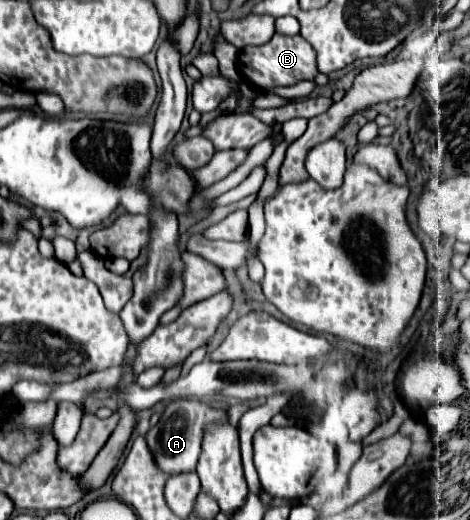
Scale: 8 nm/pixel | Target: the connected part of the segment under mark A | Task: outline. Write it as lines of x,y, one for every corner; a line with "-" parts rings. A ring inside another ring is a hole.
190,399
170,401
170,405
166,407
160,421
146,433
146,443
148,443
148,449
154,457
156,467
166,475
196,471
198,457
200,457
202,423
206,423
206,419
214,419
214,415
226,415
226,411
210,409
202,401
190,401

